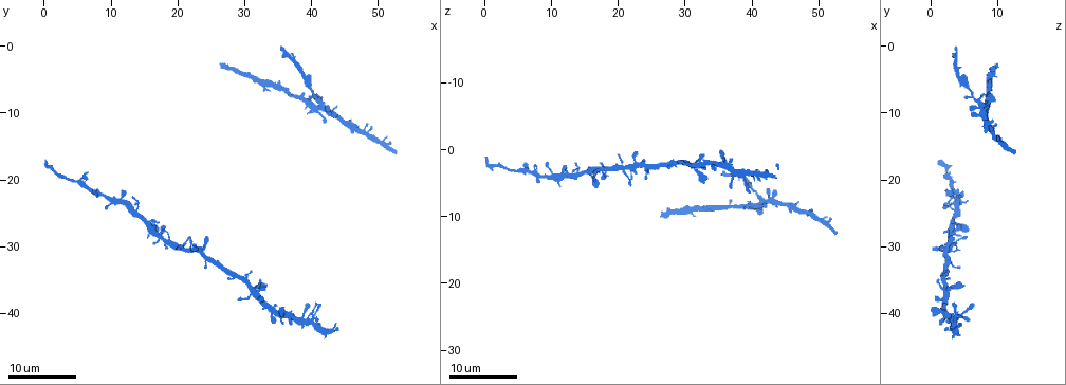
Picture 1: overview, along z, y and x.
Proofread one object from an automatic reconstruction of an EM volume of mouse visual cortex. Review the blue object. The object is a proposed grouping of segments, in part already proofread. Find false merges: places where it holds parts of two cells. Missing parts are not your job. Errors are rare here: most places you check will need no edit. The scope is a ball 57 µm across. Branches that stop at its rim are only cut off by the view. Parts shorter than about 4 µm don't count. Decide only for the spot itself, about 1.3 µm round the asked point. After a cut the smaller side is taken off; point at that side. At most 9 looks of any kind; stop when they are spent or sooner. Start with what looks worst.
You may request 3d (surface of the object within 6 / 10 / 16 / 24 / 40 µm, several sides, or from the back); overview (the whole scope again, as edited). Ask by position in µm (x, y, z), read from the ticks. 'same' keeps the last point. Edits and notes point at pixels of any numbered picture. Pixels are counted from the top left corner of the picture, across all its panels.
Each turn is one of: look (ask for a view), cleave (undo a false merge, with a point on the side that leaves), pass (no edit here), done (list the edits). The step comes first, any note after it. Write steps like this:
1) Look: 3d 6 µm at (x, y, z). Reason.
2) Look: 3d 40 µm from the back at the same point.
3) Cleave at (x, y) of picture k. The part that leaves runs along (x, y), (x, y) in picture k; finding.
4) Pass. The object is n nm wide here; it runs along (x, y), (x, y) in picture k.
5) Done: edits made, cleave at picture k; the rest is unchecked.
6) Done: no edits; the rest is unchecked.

Look: 3d 16 µm at (41.5, 8.5, 7.5). Small branch off a trunk.

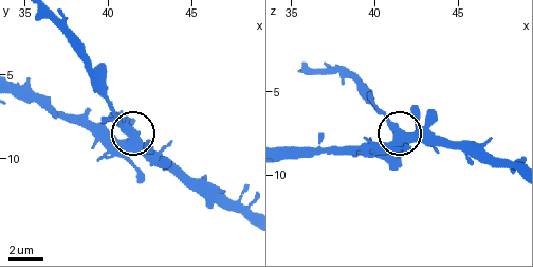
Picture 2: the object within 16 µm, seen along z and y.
Look: 3d 6 µm at (41.7, 8.9, 7.5).

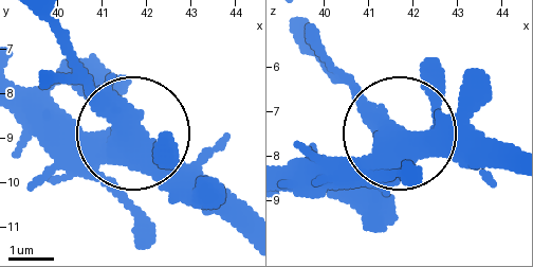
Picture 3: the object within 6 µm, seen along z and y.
Pass. The object is 450 nm wide here; all the same cell.

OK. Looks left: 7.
Look: 3d 24 µm at (16.0, 26.5, 4.0). Two arms at a narrow angle.

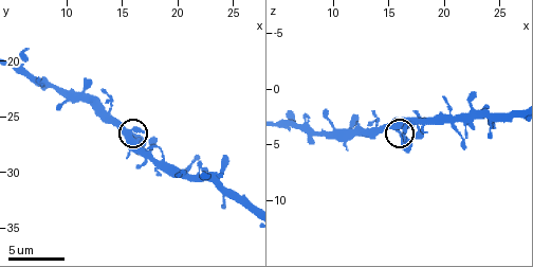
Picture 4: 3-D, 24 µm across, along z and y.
Look: 3d 6 µm at (16.0, 26.6, 4.2). Zoom in.

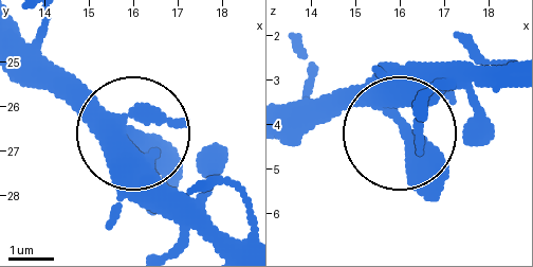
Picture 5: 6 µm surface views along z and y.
Pass. One cell here.

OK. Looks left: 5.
Look: 3d 10 µm at (23.2, 30.6, 2.2). Looks like a crossing.

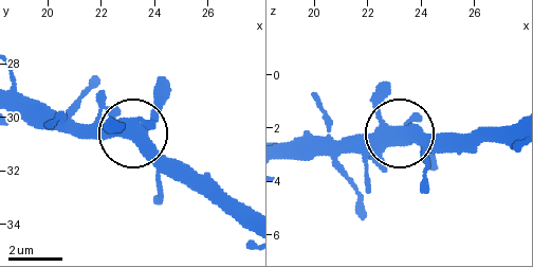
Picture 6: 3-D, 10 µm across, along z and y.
Pass. The object is 430 nm wide here; continuous, no second cell.

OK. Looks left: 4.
Look: 3d 16 µm at (38.5, 4.5, 4.0). Calibre changes.

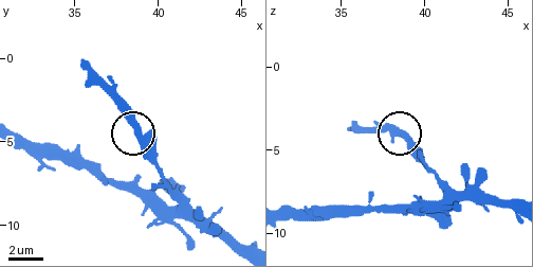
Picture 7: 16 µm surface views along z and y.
Look: 3d 10 µm at (38.9, 4.5, 4.0). Zoom in.

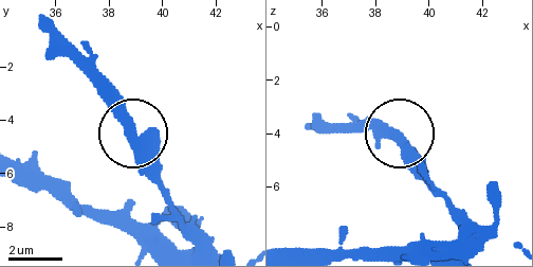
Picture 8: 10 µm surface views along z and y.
Pass. The object is 430 nm wide here; one cell here.

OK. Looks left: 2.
Done: no edits; the rest is unchecked.

